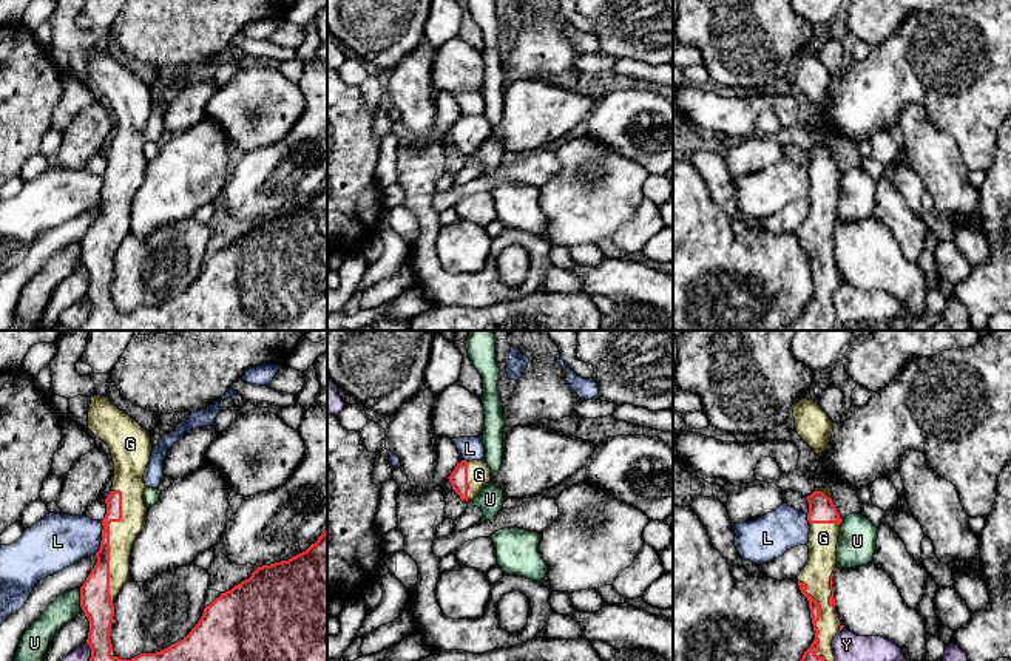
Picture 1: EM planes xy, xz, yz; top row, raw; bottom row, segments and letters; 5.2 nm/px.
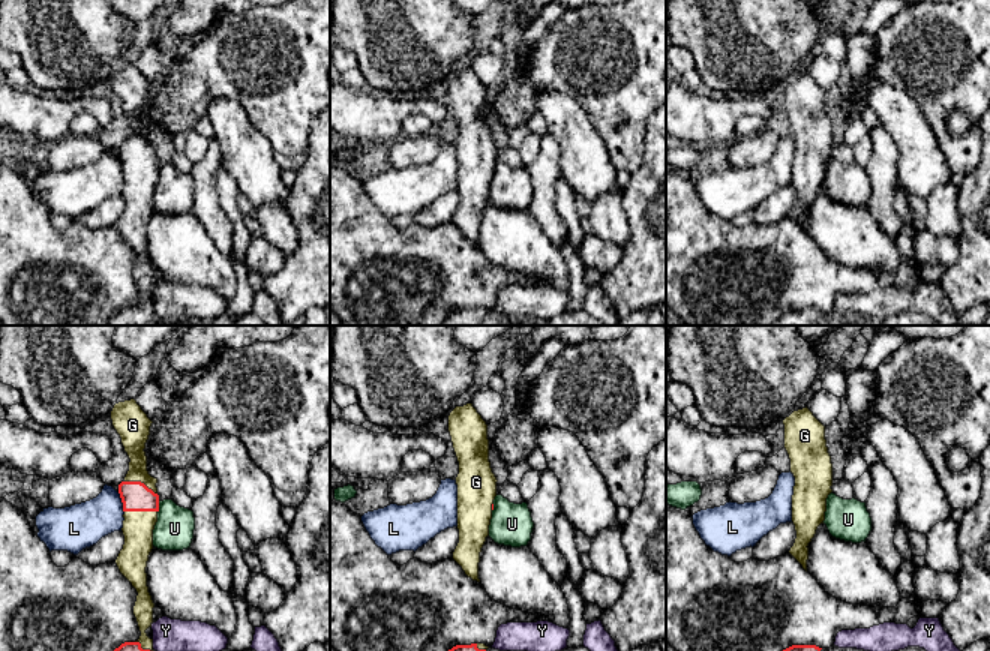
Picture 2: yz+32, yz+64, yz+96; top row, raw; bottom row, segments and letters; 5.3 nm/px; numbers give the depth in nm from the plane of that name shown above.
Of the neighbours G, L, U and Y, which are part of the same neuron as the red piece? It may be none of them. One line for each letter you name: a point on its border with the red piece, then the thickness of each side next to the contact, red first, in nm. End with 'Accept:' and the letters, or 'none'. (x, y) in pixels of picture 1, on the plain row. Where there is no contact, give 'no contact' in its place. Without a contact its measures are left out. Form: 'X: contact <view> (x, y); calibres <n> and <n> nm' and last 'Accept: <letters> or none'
G: contact xy (108, 198); calibres 140 and 140 nm
Accept: G

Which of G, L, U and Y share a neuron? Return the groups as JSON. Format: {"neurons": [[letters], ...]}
{"neurons": [["G"], ["L"], ["U"], ["Y"]]}

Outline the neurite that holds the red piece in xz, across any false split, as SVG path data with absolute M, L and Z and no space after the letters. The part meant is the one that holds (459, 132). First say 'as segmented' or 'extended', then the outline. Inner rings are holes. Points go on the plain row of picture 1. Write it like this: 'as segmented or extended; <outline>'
extended; M462 114L448 133L460 153L469 156L491 136L491 122L485 114Z

